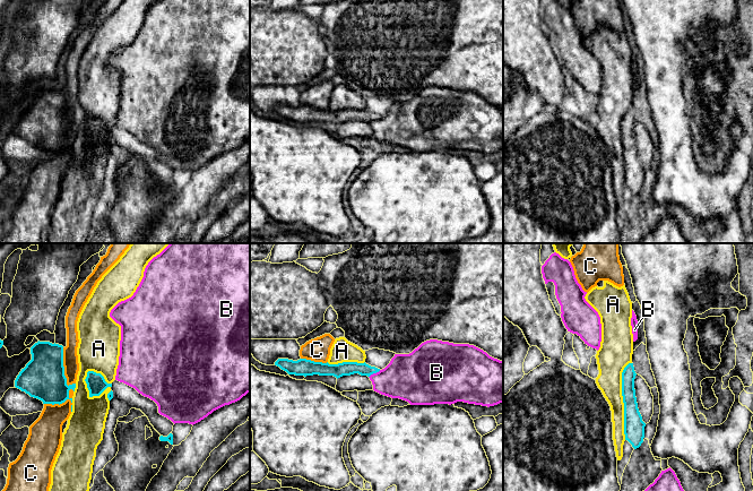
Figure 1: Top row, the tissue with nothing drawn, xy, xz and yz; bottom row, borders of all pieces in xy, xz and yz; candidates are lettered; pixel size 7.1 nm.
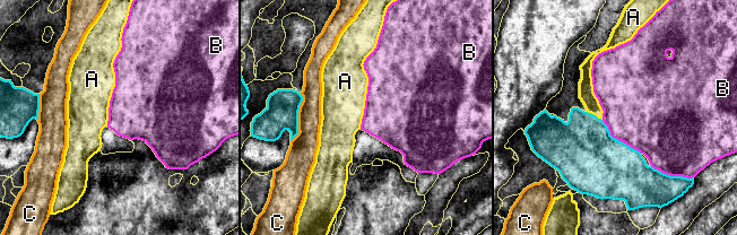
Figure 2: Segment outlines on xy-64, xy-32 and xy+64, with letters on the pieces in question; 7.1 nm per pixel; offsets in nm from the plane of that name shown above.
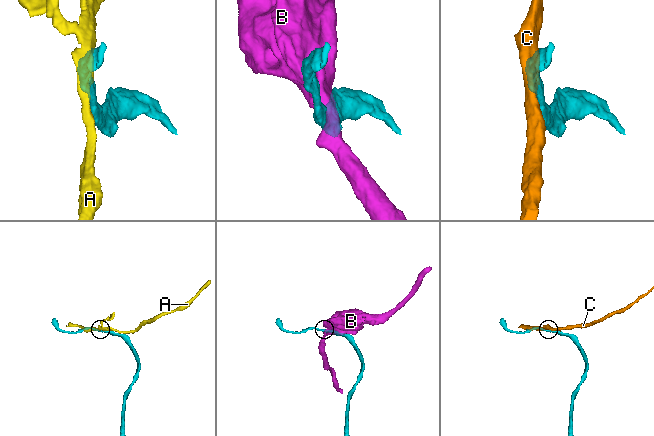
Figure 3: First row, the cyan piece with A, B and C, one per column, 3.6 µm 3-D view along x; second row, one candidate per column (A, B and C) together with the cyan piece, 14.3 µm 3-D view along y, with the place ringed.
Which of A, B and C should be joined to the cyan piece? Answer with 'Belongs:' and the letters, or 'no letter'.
Belongs: no letter

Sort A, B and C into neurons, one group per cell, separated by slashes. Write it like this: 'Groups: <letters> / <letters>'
Groups: A C / B

